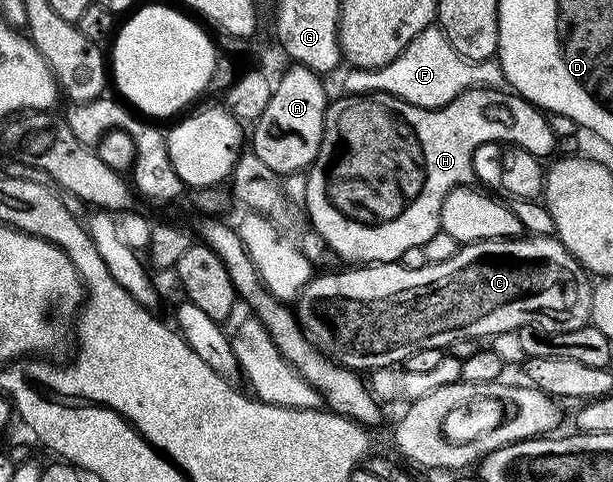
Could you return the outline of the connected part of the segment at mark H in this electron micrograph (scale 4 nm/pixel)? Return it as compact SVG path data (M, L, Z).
M504 88L496 89L468 89L463 91L455 99L451 99L451 103L447 103L442 109L424 109L418 105L407 103L403 99L393 97L389 93L359 93L356 95L341 95L338 101L330 100L325 110L325 130L323 131L323 139L321 146L315 150L317 157L310 167L309 173L305 177L305 191L303 200L305 200L305 209L309 212L309 221L312 232L321 236L321 240L325 242L326 250L330 254L338 253L345 260L345 263L376 263L378 261L396 261L400 262L404 253L409 253L412 249L417 249L420 245L425 245L433 236L438 236L441 220L439 219L439 211L443 207L443 199L447 199L447 195L453 189L460 189L468 186L469 181L473 177L473 152L480 145L485 145L488 141L509 141L510 146L518 149L526 149L538 155L544 153L553 153L557 147L558 134L553 133L553 129L549 126L550 118L546 116L537 106L532 105L530 101L525 100L520 93L506 91Z

